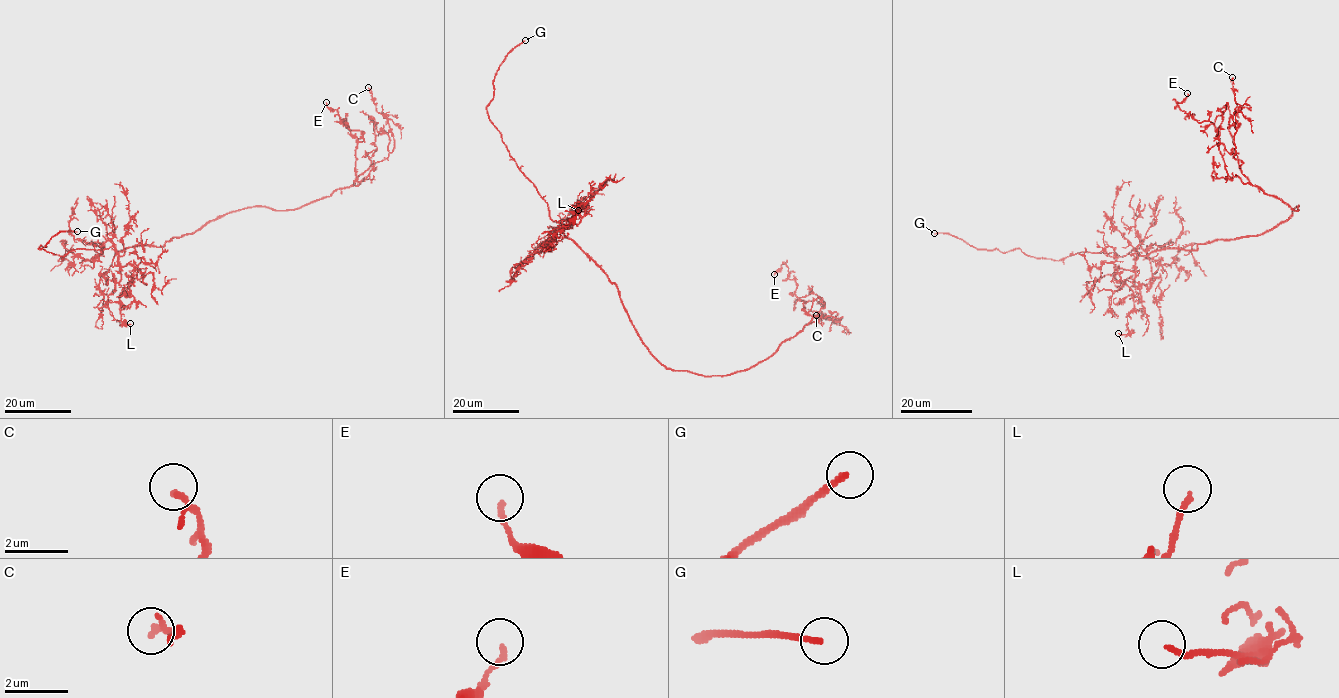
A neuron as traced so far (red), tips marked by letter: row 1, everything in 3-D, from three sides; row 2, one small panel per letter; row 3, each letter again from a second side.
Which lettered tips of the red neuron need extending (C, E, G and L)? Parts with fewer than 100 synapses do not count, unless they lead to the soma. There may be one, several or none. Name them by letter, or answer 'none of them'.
G

